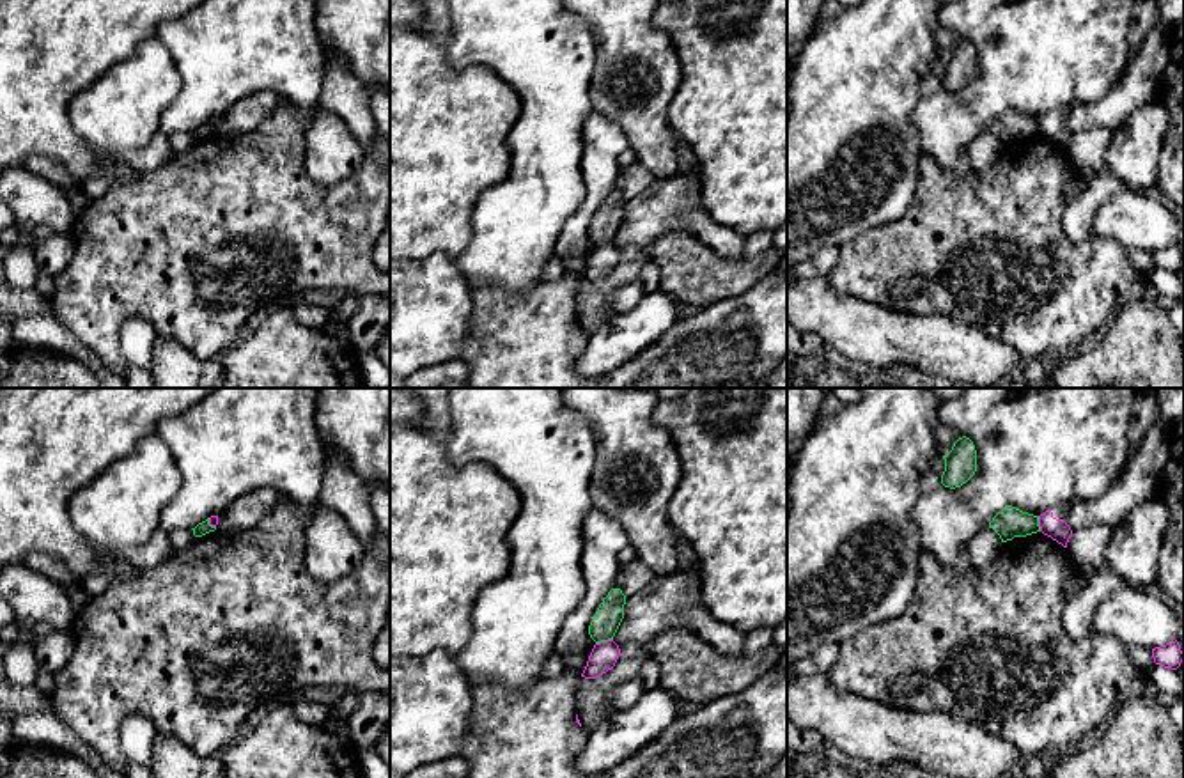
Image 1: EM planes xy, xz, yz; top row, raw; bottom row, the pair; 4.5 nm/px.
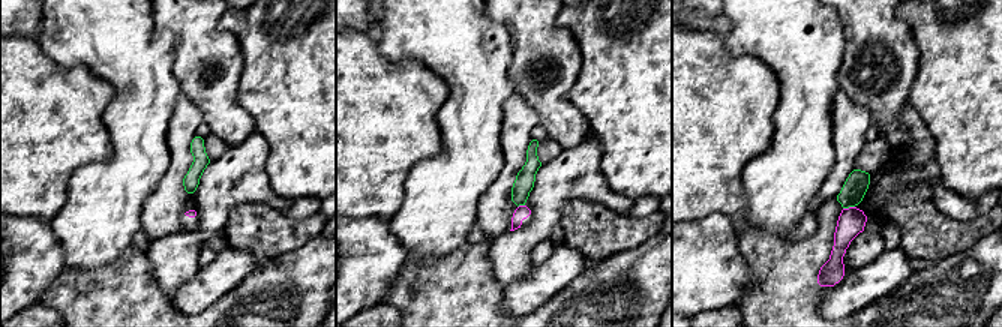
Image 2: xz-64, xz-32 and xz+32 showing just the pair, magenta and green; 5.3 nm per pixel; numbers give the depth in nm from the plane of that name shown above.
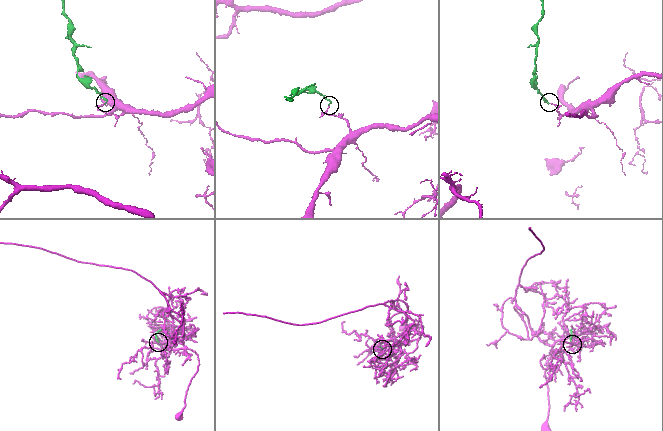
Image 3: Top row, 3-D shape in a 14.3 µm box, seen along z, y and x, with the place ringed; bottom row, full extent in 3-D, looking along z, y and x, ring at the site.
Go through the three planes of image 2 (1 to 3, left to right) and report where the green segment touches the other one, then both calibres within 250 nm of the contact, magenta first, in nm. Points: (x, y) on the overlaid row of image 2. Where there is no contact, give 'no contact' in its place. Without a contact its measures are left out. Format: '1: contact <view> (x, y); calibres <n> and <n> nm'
1: no contact
2: contact xz-32 (521, 206); calibres 80 and 110 nm
3: contact xz+32 (849, 207); calibres 150 and 130 nm

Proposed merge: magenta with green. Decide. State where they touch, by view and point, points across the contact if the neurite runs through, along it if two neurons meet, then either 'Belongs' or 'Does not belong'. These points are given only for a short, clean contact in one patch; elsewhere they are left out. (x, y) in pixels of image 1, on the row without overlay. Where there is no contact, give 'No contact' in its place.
Touches magenta at xz (603, 245). Boundary: xz (612, 241), (596, 247). Does not belong

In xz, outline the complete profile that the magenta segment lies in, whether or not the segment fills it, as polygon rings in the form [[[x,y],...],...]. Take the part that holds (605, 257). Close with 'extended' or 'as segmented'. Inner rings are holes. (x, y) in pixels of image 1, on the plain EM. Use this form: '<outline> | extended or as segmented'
[[[613,243],[596,246],[588,259],[588,264],[581,280],[596,282],[606,276],[615,269],[619,259],[620,259],[620,252]]] | as segmented

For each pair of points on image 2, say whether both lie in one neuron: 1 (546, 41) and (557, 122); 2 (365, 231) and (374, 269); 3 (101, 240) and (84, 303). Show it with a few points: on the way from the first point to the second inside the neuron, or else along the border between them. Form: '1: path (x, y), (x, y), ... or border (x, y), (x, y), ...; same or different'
1: path (561, 60), (566, 69), (557, 102); same
2: path (371, 240), (383, 252), (375, 260); same
3: border (123, 249), (104, 267), (65, 270); different

